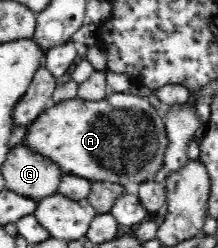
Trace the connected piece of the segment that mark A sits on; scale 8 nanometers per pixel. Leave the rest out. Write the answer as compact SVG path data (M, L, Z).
M109 92L103 100L90 101L77 97L55 103L28 125L23 141L36 154L58 164L63 175L73 174L91 182L107 181L123 186L129 182L153 180L163 164L165 150L169 146L162 109L154 107L146 98L135 96L132 92Z

